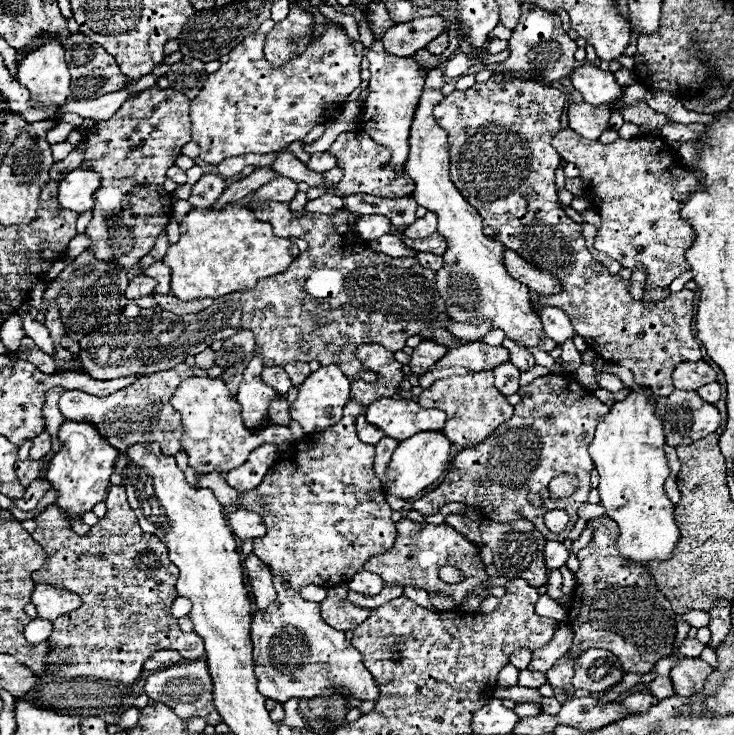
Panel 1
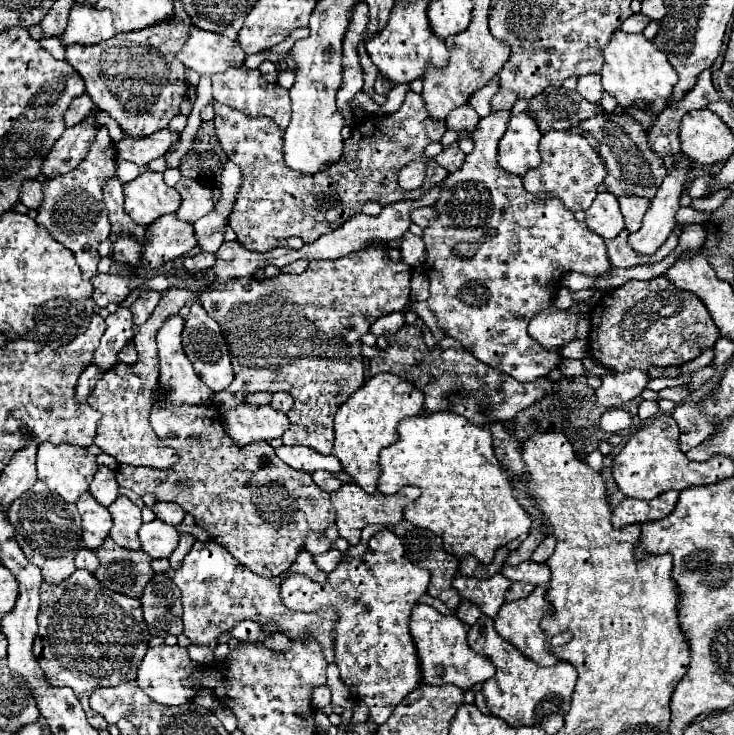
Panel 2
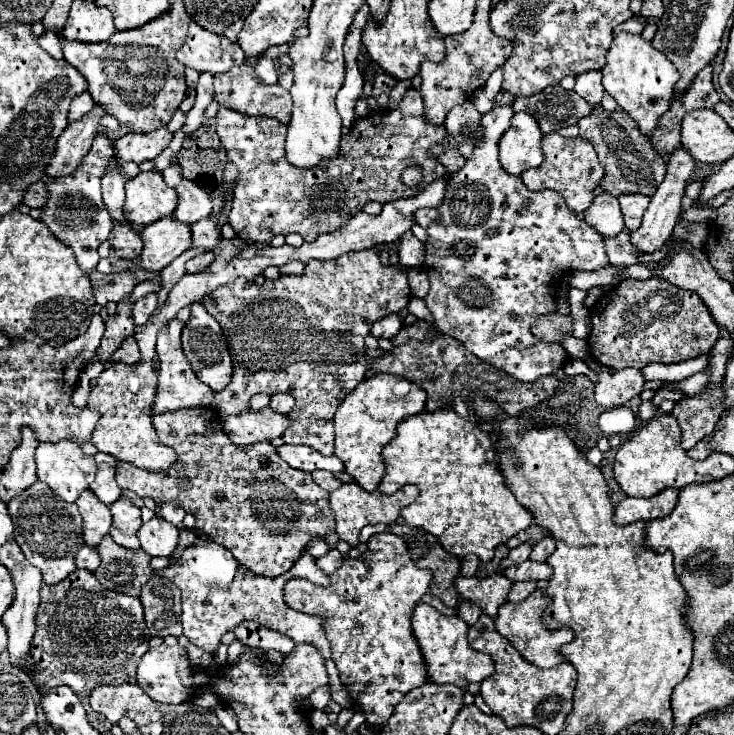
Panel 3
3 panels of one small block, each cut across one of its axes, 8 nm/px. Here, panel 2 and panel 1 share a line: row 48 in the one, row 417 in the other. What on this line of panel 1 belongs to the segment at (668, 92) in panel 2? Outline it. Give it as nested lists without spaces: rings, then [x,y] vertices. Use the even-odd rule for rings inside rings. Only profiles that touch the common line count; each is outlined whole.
[[[632,390],[624,400],[618,400],[610,408],[608,416],[604,416],[598,424],[596,438],[590,444],[590,456],[600,474],[600,504],[606,508],[606,516],[612,518],[620,528],[620,536],[616,542],[620,554],[626,560],[640,564],[670,558],[680,532],[674,522],[674,504],[664,494],[664,482],[670,476],[670,468],[664,454],[664,426],[662,420],[656,416],[656,398],[650,396],[646,390]]]

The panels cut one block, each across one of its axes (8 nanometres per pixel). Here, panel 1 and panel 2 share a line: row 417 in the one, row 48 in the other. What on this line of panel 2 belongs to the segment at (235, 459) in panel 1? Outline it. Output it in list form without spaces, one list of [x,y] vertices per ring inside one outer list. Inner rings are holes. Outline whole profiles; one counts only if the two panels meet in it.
[[[190,24],[188,42],[182,46],[176,58],[198,74],[216,74],[226,72],[232,66],[242,66],[246,56],[244,50],[226,36],[206,32]]]

